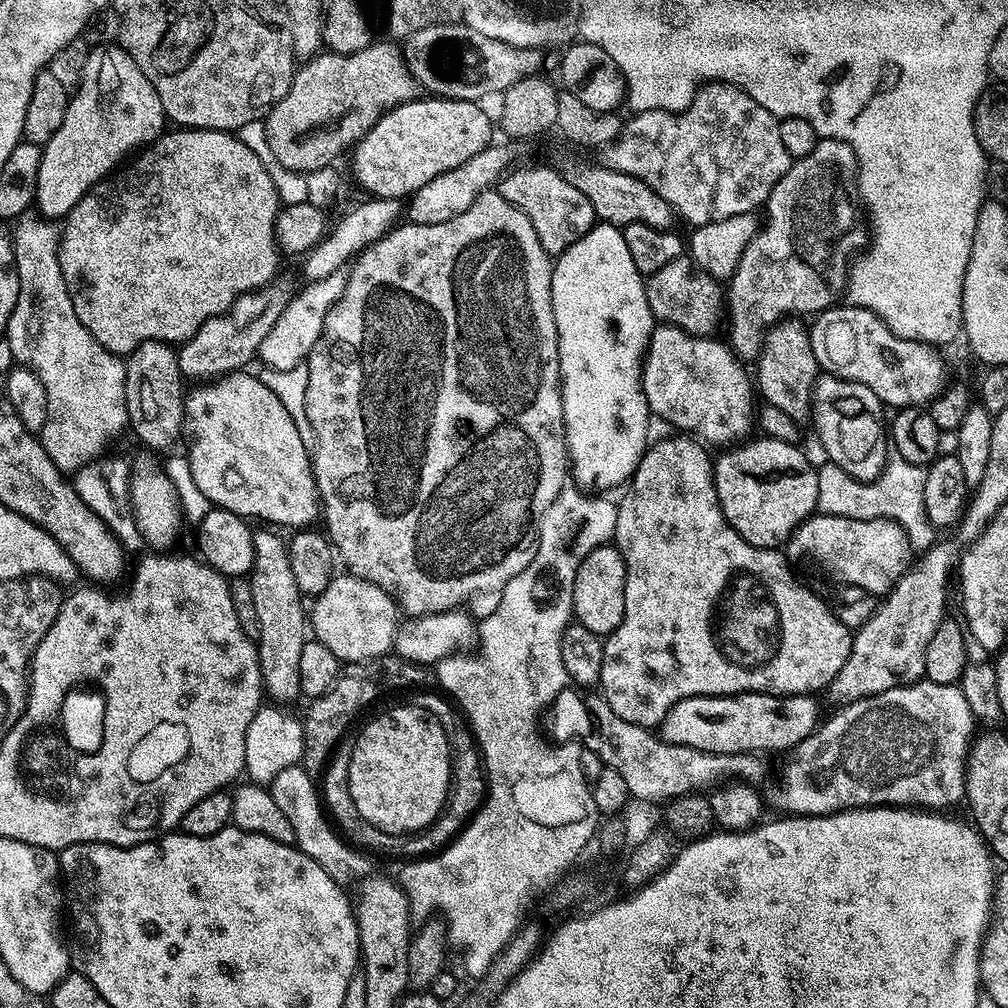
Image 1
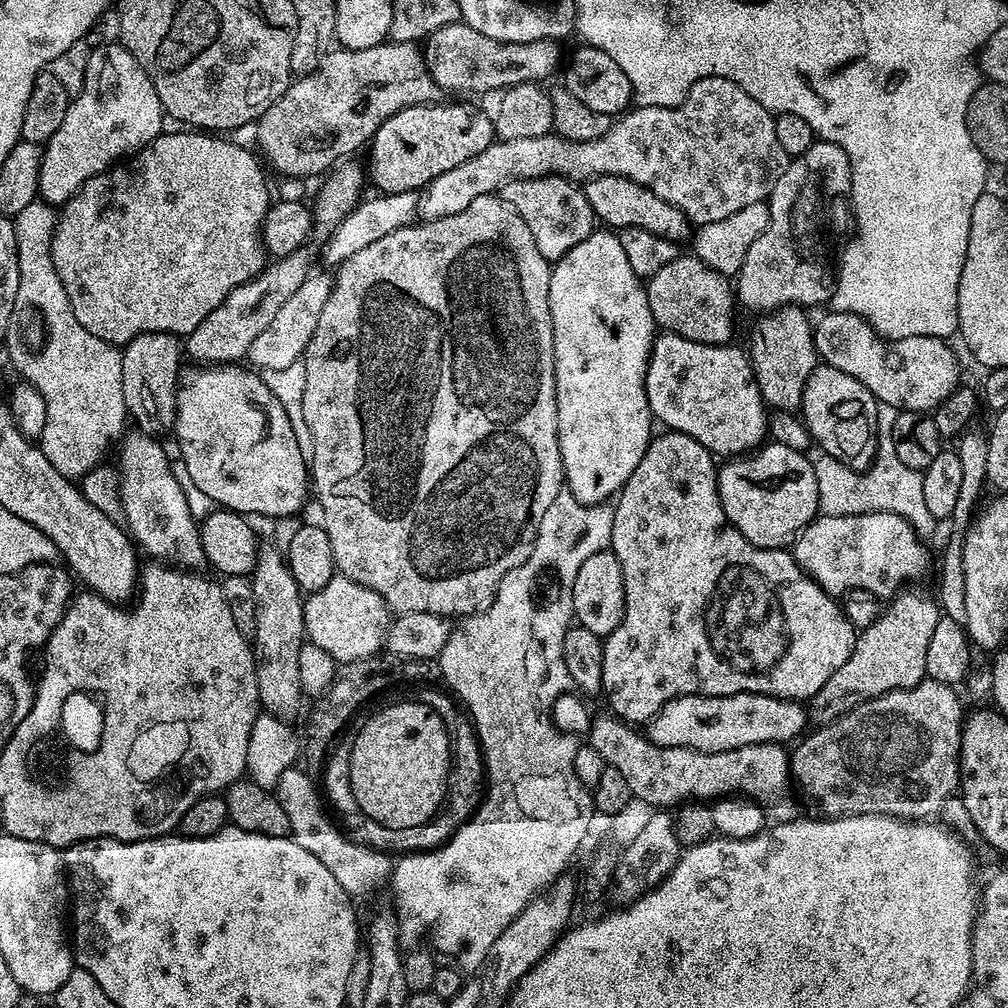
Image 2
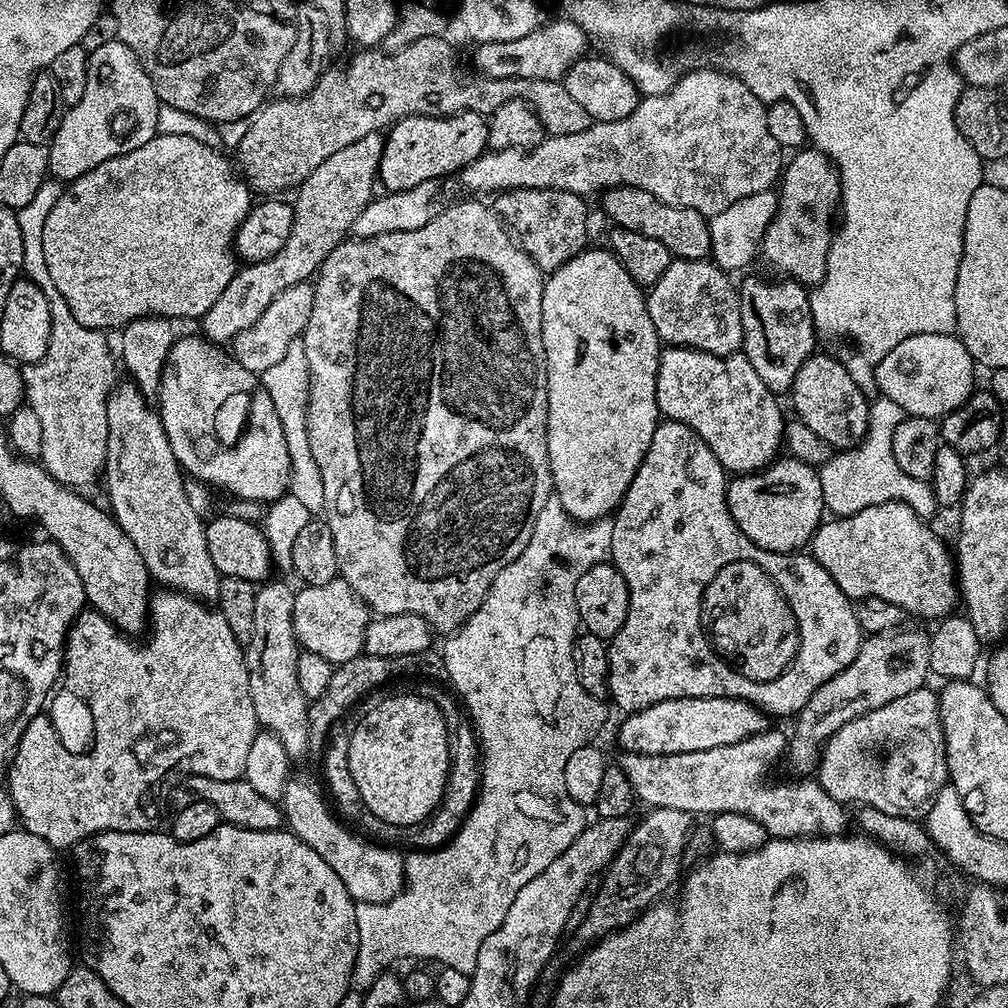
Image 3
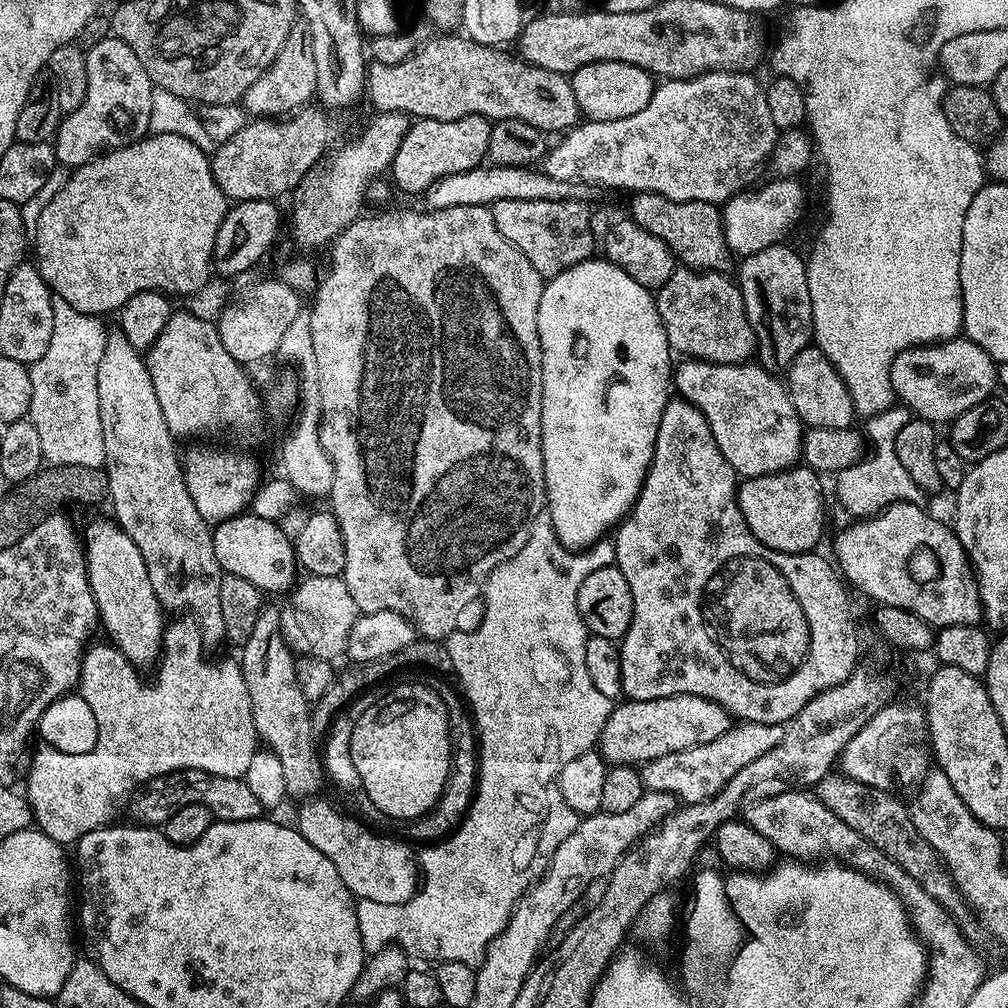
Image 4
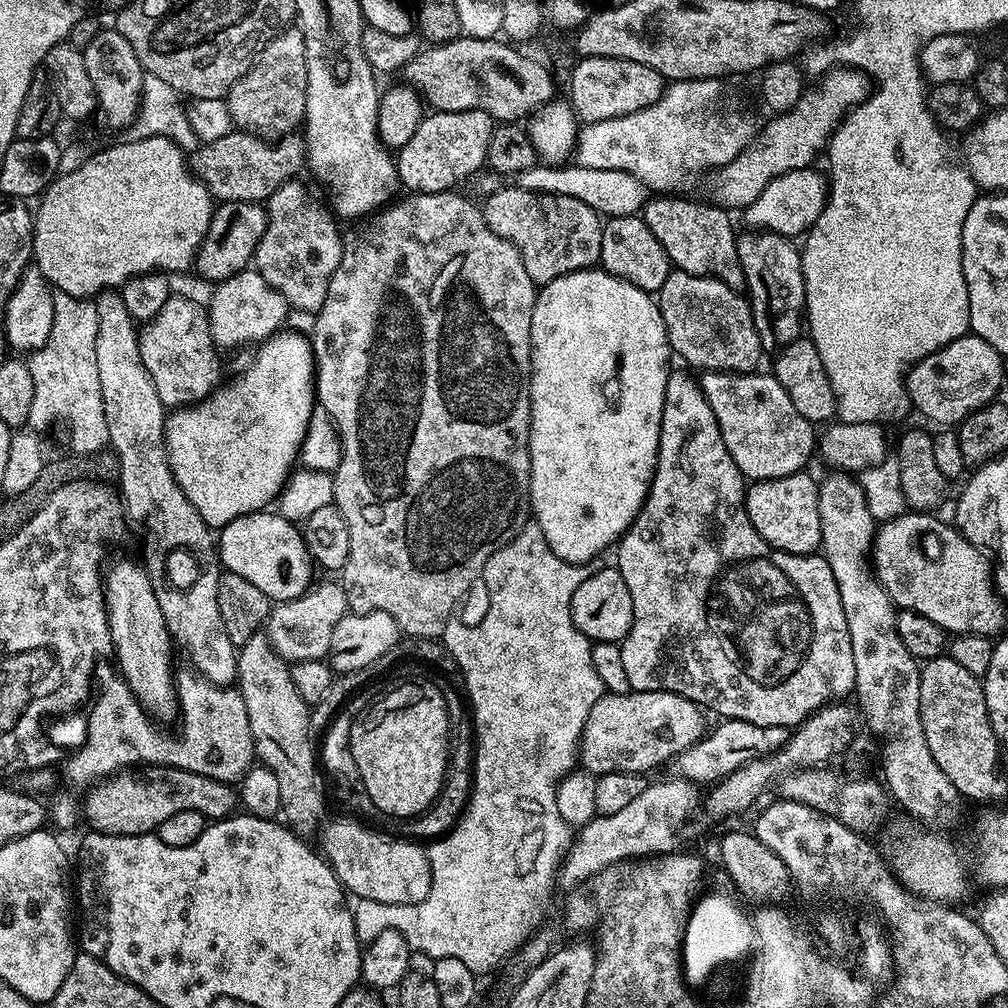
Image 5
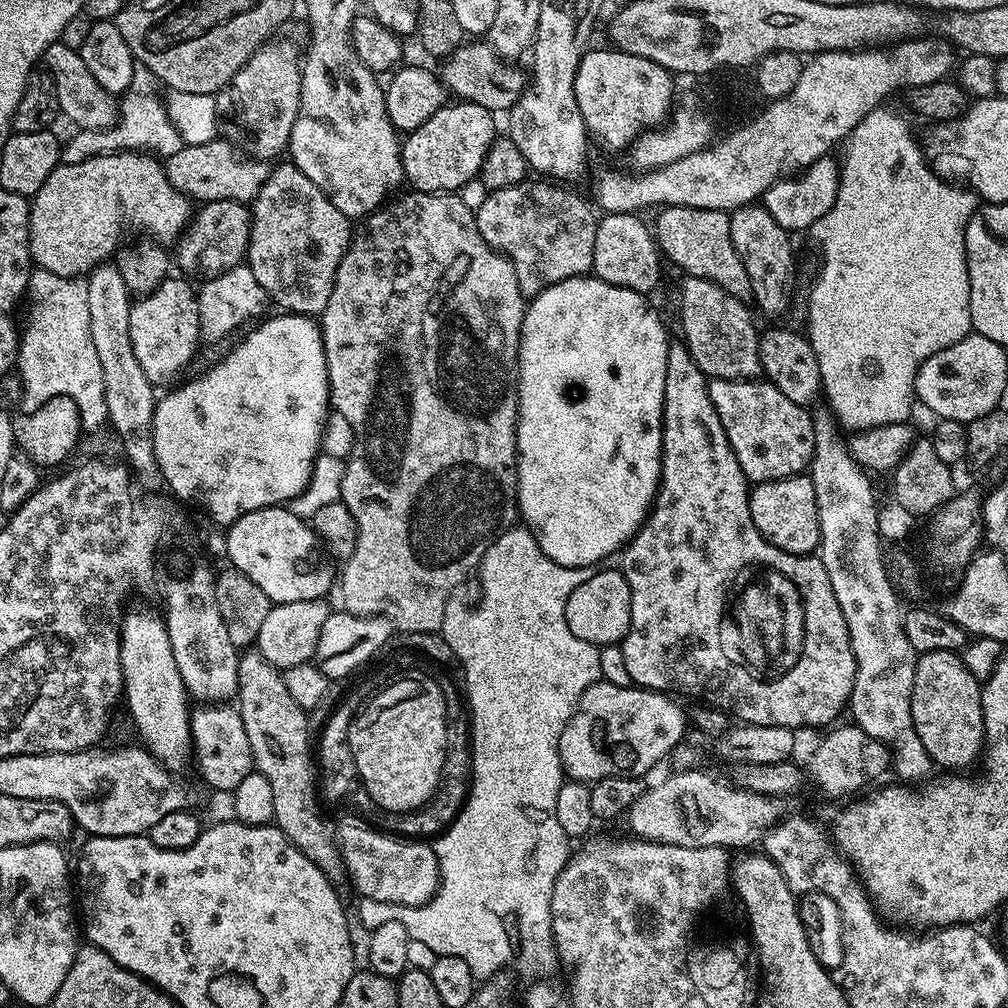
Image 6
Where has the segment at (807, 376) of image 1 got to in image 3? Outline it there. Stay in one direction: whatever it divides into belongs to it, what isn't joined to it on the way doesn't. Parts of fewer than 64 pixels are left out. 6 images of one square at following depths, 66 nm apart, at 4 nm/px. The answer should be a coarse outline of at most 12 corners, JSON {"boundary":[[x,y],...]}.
{"boundary":[[748,276],[742,355],[771,392],[817,351],[809,289]]}

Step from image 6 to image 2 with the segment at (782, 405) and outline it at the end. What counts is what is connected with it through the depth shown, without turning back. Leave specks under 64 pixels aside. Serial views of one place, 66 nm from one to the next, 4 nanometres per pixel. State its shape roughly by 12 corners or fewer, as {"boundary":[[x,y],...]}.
{"boundary":[[661,331],[646,398],[713,457],[765,443],[770,412],[740,348]]}

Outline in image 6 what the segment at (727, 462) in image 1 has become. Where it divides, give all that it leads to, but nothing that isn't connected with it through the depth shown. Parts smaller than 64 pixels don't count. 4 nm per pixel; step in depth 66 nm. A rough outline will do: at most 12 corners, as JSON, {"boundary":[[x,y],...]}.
{"boundary":[[811,475],[756,484],[756,529],[778,550],[819,549]]}

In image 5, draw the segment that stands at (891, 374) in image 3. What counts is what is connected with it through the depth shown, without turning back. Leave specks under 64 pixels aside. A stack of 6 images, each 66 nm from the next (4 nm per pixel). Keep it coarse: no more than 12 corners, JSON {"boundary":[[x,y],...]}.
{"boundary":[[959,336],[906,372],[908,399],[936,426],[993,403],[999,352]]}

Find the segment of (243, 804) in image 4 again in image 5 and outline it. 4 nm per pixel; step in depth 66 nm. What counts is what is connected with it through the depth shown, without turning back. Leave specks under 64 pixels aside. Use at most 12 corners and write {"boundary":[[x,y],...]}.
{"boundary":[[148,766],[87,789],[82,816],[109,836],[155,833],[178,810],[238,808],[227,780]]}

